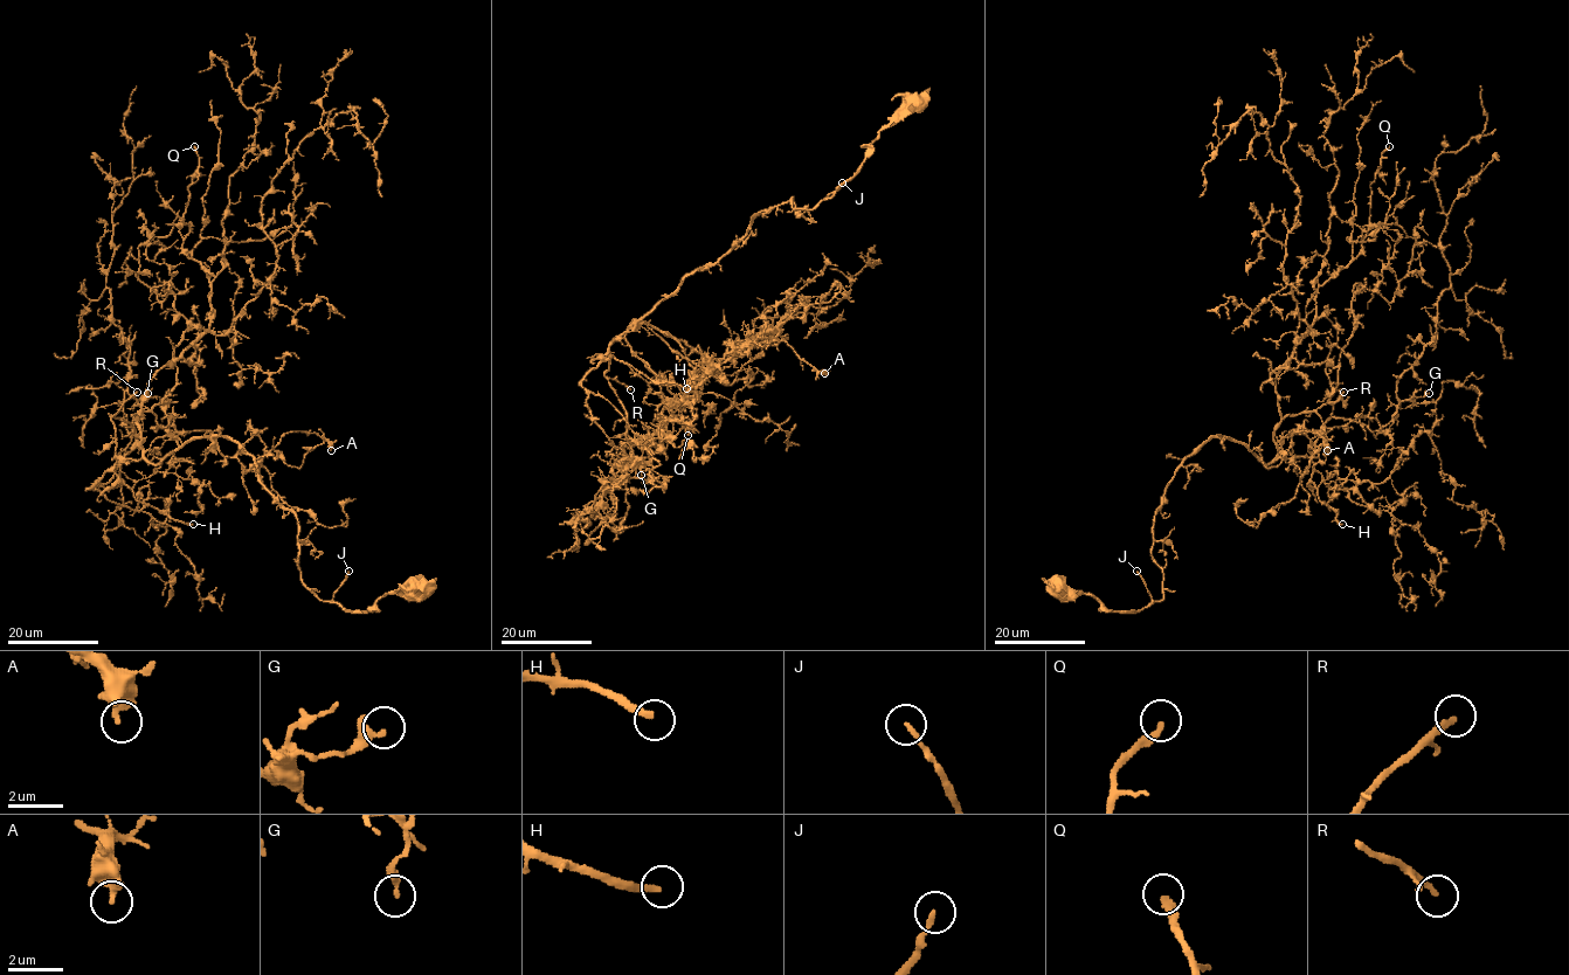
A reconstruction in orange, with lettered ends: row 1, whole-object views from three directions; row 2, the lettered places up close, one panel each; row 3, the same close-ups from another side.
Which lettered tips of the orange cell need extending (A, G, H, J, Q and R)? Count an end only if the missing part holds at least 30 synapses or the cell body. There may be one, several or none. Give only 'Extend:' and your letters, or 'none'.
Extend: H, Q, R

